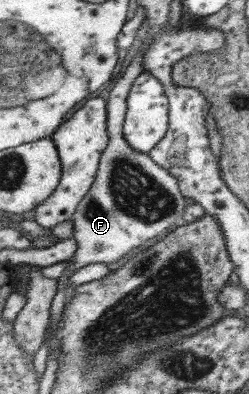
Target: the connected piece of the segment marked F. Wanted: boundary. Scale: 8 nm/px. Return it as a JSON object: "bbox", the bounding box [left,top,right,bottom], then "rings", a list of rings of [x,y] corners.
{"bbox":[32,51,190,378],"rings":[[[138,51],[132,63],[126,68],[123,75],[116,81],[108,97],[109,111],[109,135],[110,142],[108,148],[101,156],[101,167],[98,170],[97,178],[89,194],[84,201],[77,206],[75,212],[73,237],[78,241],[78,250],[69,261],[69,265],[59,277],[58,292],[52,300],[50,308],[50,322],[47,328],[47,336],[32,358],[36,376],[41,378],[45,369],[45,359],[48,352],[49,336],[55,331],[58,321],[61,319],[63,308],[67,303],[70,292],[66,289],[69,278],[80,268],[89,264],[110,264],[120,260],[122,256],[130,254],[132,250],[144,246],[144,242],[151,240],[155,242],[164,239],[168,232],[176,224],[180,225],[180,220],[185,218],[185,210],[190,203],[181,191],[180,184],[176,176],[168,169],[162,168],[157,164],[148,153],[136,150],[125,137],[125,118],[128,108],[128,95],[132,90],[135,80],[143,72],[143,52]]]}

